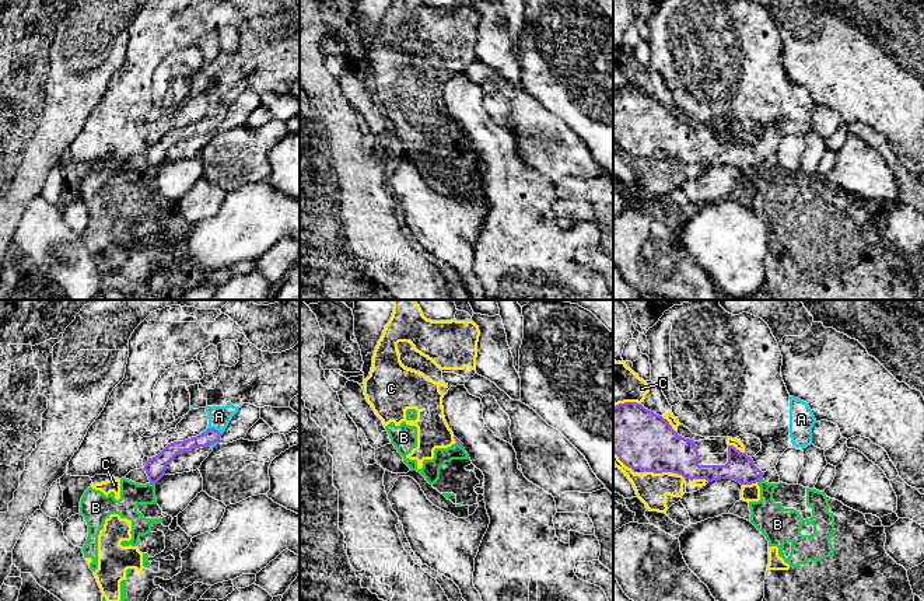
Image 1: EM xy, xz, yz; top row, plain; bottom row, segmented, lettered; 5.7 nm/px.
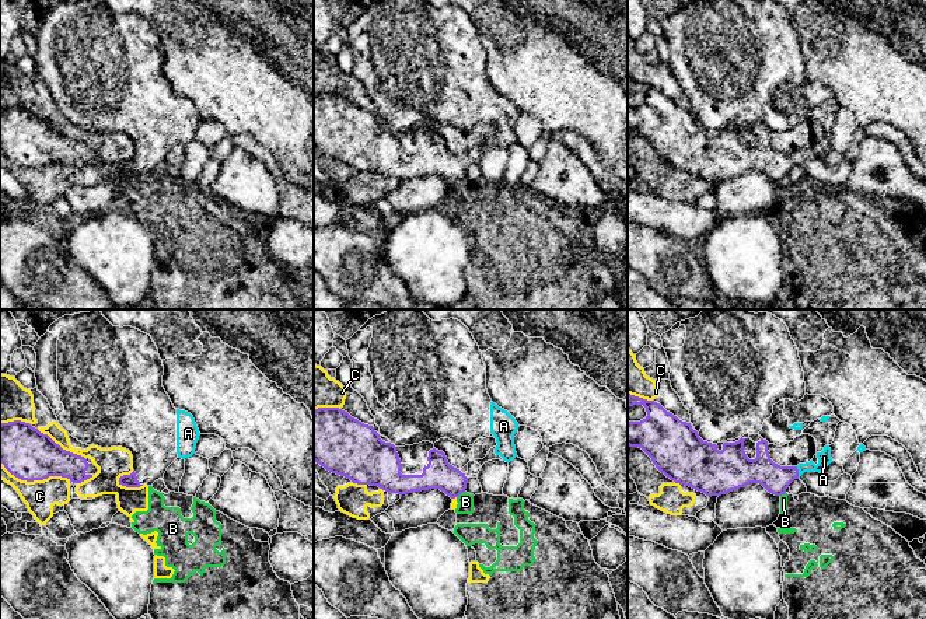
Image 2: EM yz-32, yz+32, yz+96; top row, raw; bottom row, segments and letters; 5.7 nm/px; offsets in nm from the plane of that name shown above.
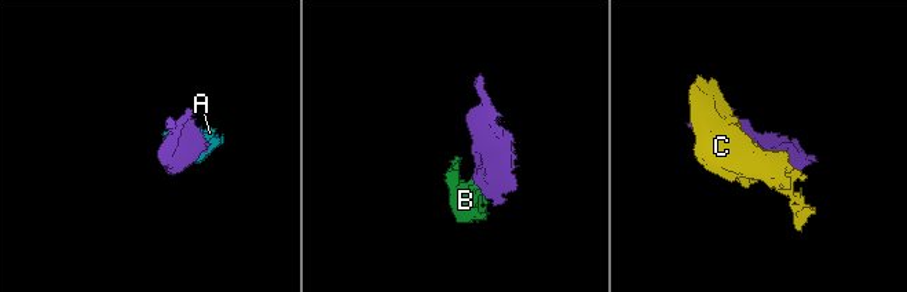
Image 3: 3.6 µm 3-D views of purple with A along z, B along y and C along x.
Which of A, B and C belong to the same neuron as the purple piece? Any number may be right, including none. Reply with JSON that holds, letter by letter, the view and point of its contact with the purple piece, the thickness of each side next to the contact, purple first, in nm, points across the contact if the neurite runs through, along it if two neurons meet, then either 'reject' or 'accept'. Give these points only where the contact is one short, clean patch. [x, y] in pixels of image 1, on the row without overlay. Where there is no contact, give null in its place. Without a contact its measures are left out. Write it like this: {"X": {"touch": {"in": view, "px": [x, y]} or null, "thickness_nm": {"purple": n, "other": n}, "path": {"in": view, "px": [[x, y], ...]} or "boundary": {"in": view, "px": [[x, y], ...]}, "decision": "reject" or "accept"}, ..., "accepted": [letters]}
{"A": {"touch": {"in": "xy", "px": [212, 115]}, "thickness_nm": {"purple": 90, "other": 130}, "decision": "accept"}, "B": {"touch": {"in": "xy", "px": [153, 170]}, "thickness_nm": {"purple": 120, "other": 140}, "boundary": {"in": "xy", "px": [[150, 168], [154, 171]]}, "decision": "reject"}, "C": {"touch": {"in": "yz", "px": [657, 159]}, "thickness_nm": {"purple": 340, "other": 180}, "decision": "reject"}, "accepted": ["A"]}

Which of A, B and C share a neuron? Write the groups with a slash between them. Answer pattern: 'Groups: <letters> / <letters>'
Groups: A / B C

